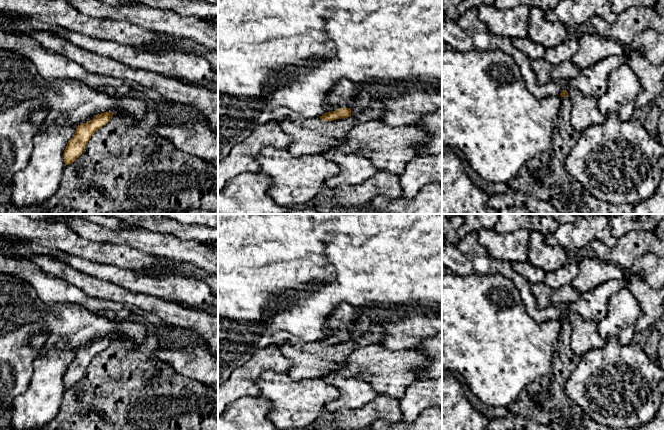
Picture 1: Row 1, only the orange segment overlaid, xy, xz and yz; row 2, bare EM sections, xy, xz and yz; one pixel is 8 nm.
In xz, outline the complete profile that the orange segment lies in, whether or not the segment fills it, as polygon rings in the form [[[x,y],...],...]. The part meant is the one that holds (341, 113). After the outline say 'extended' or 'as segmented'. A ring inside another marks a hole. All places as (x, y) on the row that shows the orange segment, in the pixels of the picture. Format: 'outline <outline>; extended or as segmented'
outline [[[341,78],[330,90],[328,102],[336,109],[328,112],[320,118],[323,121],[334,121],[336,119],[347,118],[351,116],[351,107],[353,106],[353,97],[355,94],[355,85],[347,78]]]; extended

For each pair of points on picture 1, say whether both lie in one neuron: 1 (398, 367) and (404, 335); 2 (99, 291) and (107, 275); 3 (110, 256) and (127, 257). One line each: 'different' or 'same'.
1: different
2: different
3: same

